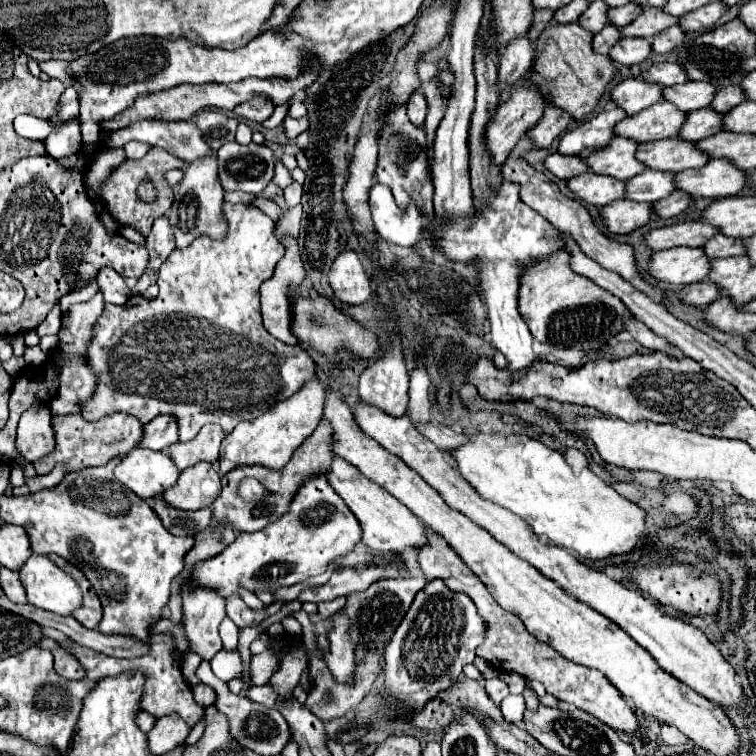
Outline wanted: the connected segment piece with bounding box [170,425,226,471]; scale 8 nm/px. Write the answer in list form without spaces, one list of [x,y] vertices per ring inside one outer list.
[[[204,425],[200,433],[188,443],[174,443],[170,447],[170,457],[180,471],[196,465],[196,463],[216,463],[220,457],[220,443],[226,433],[220,425]]]

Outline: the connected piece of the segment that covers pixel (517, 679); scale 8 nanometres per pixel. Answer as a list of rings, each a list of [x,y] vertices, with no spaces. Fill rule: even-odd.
[[[505,672],[505,674],[501,674],[501,678],[505,679],[505,683],[508,683],[508,686],[511,687],[510,690],[513,694],[522,694],[525,688],[526,679],[524,681],[524,678],[522,678],[522,676],[518,675],[517,673]]]

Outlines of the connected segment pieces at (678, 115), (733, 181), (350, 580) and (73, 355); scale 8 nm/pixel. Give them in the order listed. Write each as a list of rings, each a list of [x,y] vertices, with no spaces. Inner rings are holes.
[[[658,101],[656,105],[620,121],[620,125],[616,125],[614,129],[614,135],[626,137],[638,143],[676,137],[684,119],[686,119],[686,113],[678,111],[676,105]]]
[[[712,159],[700,169],[674,173],[676,189],[692,199],[698,197],[730,197],[736,195],[746,181],[746,173],[730,165],[730,161]]]
[[[374,565],[374,567],[362,567],[356,571],[354,567],[344,567],[338,573],[332,573],[326,585],[310,587],[298,595],[298,601],[312,601],[312,603],[324,603],[332,601],[340,595],[350,595],[354,591],[362,591],[374,581],[386,579],[386,577],[406,577],[408,571],[402,565]]]
[[[98,291],[96,297],[92,297],[86,303],[78,303],[70,307],[70,313],[64,315],[64,329],[60,329],[60,343],[62,343],[62,353],[64,353],[64,361],[62,361],[62,373],[60,373],[60,387],[58,387],[58,395],[52,399],[52,415],[70,415],[70,413],[80,413],[84,401],[88,401],[94,391],[96,391],[96,373],[92,373],[88,359],[86,359],[86,351],[88,351],[88,337],[92,337],[92,325],[96,323],[96,319],[100,317],[104,309],[104,301],[102,301],[102,293]]]

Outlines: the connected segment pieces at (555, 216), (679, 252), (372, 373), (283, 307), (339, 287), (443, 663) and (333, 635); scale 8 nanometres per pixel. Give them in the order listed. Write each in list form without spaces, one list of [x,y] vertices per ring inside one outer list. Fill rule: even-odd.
[[[510,155],[510,157],[506,159],[506,163],[502,165],[502,177],[504,177],[506,181],[518,183],[518,185],[520,185],[520,199],[522,199],[528,207],[532,207],[534,211],[538,211],[538,213],[540,213],[546,221],[550,221],[556,229],[560,229],[562,233],[572,235],[572,237],[578,241],[580,249],[582,249],[588,257],[596,259],[596,263],[600,263],[602,267],[606,267],[606,269],[616,271],[618,275],[622,275],[626,281],[630,281],[636,289],[640,289],[642,293],[646,293],[646,295],[648,295],[650,299],[654,299],[656,303],[662,303],[662,291],[656,289],[656,287],[652,287],[648,281],[644,281],[644,277],[636,271],[634,249],[632,249],[630,245],[626,245],[626,243],[618,243],[618,241],[606,237],[606,235],[592,223],[588,211],[586,211],[578,201],[568,199],[566,195],[562,195],[560,189],[558,189],[544,173],[532,169],[524,159]]]
[[[672,247],[652,253],[648,261],[648,273],[662,283],[688,285],[702,281],[710,271],[710,259],[700,247]]]
[[[392,331],[392,335],[394,337],[392,337],[390,349],[362,371],[358,391],[360,391],[362,401],[376,405],[378,409],[382,409],[384,413],[388,413],[392,417],[402,417],[406,413],[406,405],[408,405],[408,381],[410,381],[410,377],[408,377],[404,353],[402,353],[400,337],[394,331]]]
[[[286,239],[286,255],[278,263],[274,277],[262,283],[262,317],[264,327],[270,335],[280,339],[286,345],[300,345],[298,337],[292,333],[292,307],[288,291],[300,287],[304,281],[304,267],[298,255],[298,243]]]
[[[342,251],[328,273],[334,297],[346,305],[362,305],[372,295],[372,281],[354,251]]]
[[[430,581],[410,605],[384,651],[386,683],[382,693],[394,695],[406,709],[420,709],[426,701],[448,689],[464,665],[474,661],[476,647],[484,641],[486,625],[476,605],[464,593],[452,593],[442,581]]]
[[[340,609],[332,615],[332,631],[328,633],[328,649],[322,653],[324,663],[328,665],[332,677],[338,683],[352,685],[356,681],[356,645],[348,639],[350,621],[348,615]]]

